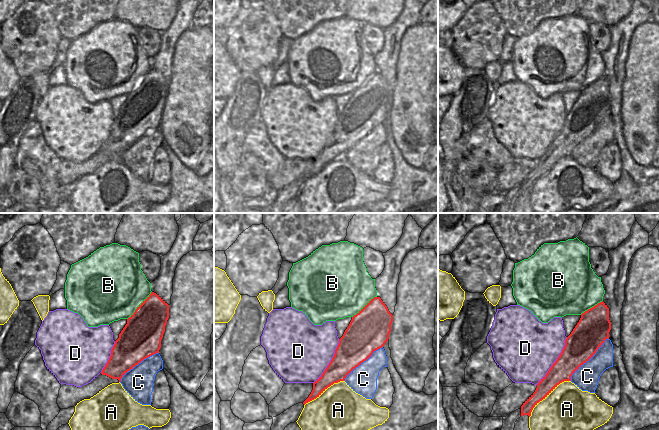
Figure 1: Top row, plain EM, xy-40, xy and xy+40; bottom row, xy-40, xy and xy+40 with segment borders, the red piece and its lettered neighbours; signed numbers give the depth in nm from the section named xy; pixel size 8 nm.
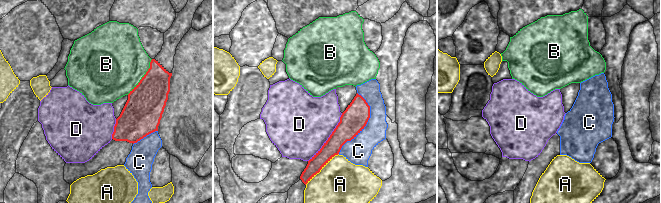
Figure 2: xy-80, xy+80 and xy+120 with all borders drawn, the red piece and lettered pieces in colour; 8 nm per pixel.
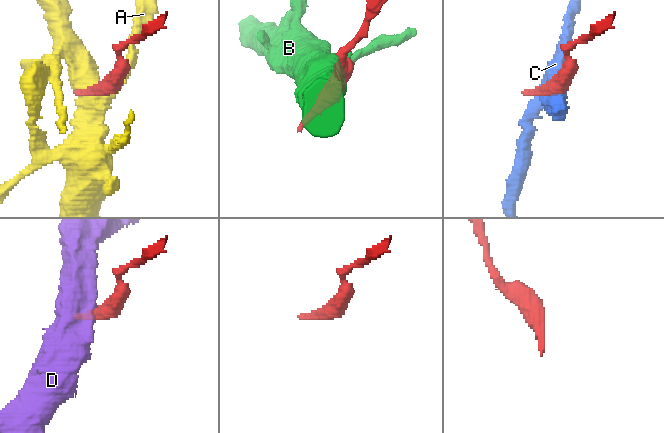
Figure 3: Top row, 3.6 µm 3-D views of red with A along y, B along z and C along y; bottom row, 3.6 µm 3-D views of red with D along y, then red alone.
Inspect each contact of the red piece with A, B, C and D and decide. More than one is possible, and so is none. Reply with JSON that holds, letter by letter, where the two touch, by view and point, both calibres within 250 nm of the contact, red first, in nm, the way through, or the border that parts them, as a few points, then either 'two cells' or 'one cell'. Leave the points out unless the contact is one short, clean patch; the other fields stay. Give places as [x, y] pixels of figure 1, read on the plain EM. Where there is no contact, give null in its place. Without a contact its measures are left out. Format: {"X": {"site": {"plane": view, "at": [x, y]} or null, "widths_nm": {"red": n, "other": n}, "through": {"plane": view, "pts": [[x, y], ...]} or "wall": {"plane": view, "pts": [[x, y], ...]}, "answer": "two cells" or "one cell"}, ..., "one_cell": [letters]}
{"A": {"site": {"plane": "xy+40", "at": [547, 170]}, "widths_nm": {"red": 170, "other": 380}, "wall": {"plane": "xy+40", "pts": [[570, 156], [564, 156], [557, 160], [533, 184], [529, 193]]}, "answer": "two cells"}, "B": {"site": {"plane": "xy-40", "at": [140, 81]}, "widths_nm": {"red": 320, "other": 480}, "answer": "two cells"}, "C": {"site": {"plane": "xy+40", "at": [588, 135]}, "widths_nm": {"red": 260, "other": 190}, "answer": "two cells"}, "D": {"site": {"plane": "xy+40", "at": [555, 137]}, "widths_nm": {"red": 240, "other": 480}, "wall": {"plane": "xy+40", "pts": [[567, 113], [561, 129], [547, 149], [536, 160]]}, "answer": "two cells"}, "one_cell": []}

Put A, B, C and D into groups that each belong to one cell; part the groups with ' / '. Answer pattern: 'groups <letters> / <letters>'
groups A / B / C / D

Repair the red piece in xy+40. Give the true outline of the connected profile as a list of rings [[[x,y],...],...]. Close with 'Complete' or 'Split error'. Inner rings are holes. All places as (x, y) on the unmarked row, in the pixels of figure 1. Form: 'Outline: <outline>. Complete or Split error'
Outline: [[[603,77],[582,89],[579,98],[566,114],[561,130],[539,157],[535,168],[520,185],[503,193],[503,202],[497,213],[513,213],[515,198],[524,191],[530,193],[533,184],[560,159],[571,157],[571,152],[609,115],[610,106],[609,84]]]. Split error.

